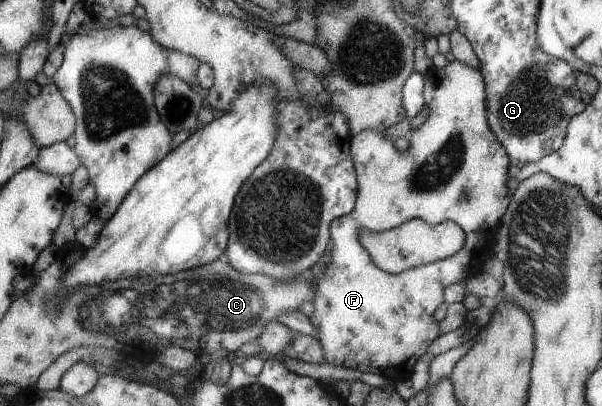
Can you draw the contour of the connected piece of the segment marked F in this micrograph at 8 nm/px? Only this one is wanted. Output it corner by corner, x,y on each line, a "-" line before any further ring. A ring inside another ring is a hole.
454,58
452,61
446,61
440,67
430,67
423,74
423,103
428,108
428,115
425,121
416,129
410,130
408,135
408,148
405,151
398,151
394,148
393,139
388,137
384,132
375,132
371,129
359,131
351,136
350,152
352,165
355,166
355,178
357,183
357,194
352,209
347,214
342,214
330,223
330,244
325,258
325,270
312,279
315,287
315,296
310,302
314,307
314,313
309,317
310,323
317,329
316,339
319,341
323,351
324,362
333,366
342,366
361,372
372,372
376,375
383,375
390,378
394,383
401,379
412,377
412,373
416,373
416,361
420,361
420,357
424,357
427,345
438,336
437,323
432,321
432,317
436,317
436,309
440,309
440,305
444,305
444,289
448,289
448,285
464,280
476,271
479,261
490,253
490,247
493,245
494,233
497,231
502,219
503,213
506,211
508,202
511,200
511,193
506,189
507,167
512,161
507,156
507,150
495,138
495,134
487,122
486,110
486,86
483,84
483,77
478,68
473,68
460,60
-
412,218
423,219
426,223
437,224
444,220
450,220
460,223
460,227
464,227
465,241
462,247
441,260
436,260
421,266
410,268
397,274
389,274
382,271
374,265
370,259
368,252
360,245
357,238
357,231
360,228
366,228
373,232
383,232
390,228
398,227
405,221

